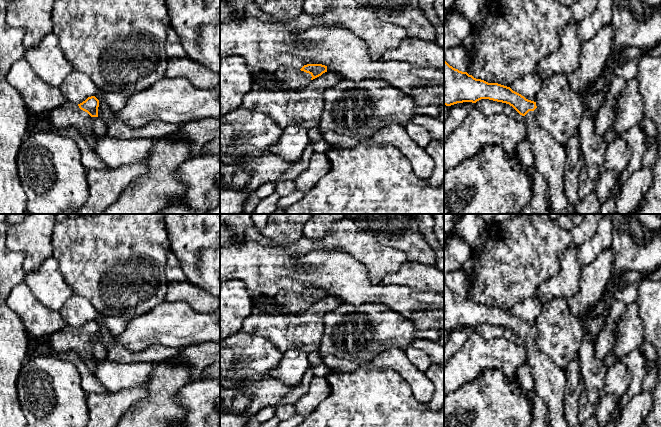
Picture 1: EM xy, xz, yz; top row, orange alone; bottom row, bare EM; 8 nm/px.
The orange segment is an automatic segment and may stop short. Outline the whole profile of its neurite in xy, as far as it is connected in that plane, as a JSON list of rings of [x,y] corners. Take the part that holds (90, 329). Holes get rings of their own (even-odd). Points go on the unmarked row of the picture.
[[[95,320],[88,321],[80,328],[65,328],[49,337],[52,349],[58,352],[76,351],[92,374],[96,364],[107,357],[107,349],[98,341],[99,324]]]

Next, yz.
[[[444,285],[444,329],[476,327],[481,323],[509,328],[524,341],[526,362],[531,368],[535,383],[534,393],[548,407],[549,427],[568,427],[564,418],[565,371],[561,370],[550,356],[539,348],[536,326],[526,323],[510,311],[476,303]]]

